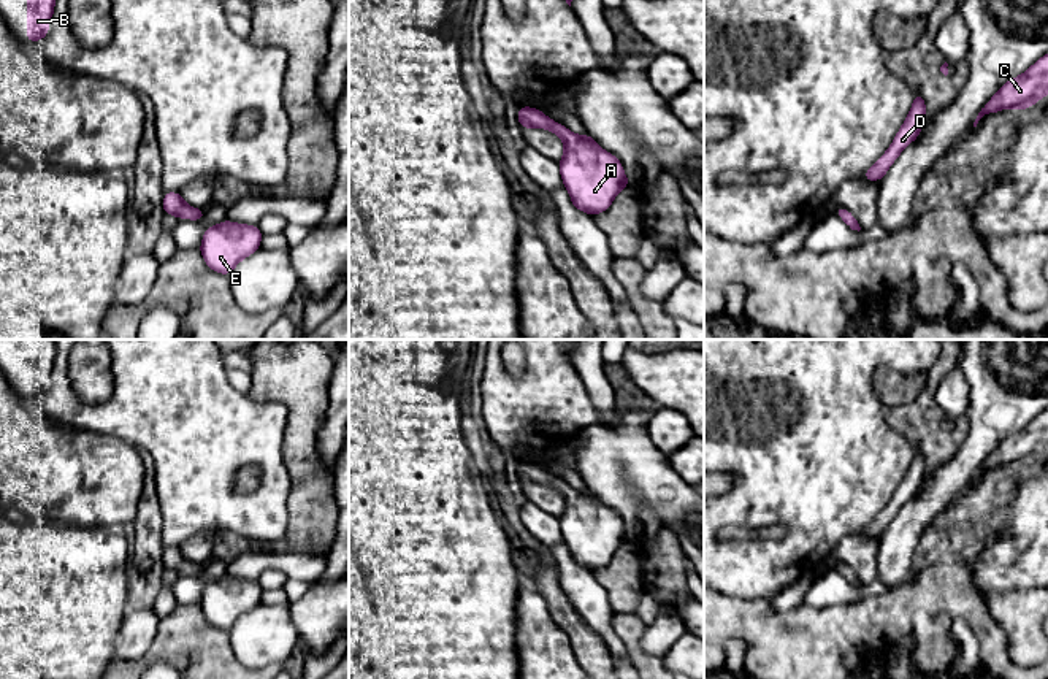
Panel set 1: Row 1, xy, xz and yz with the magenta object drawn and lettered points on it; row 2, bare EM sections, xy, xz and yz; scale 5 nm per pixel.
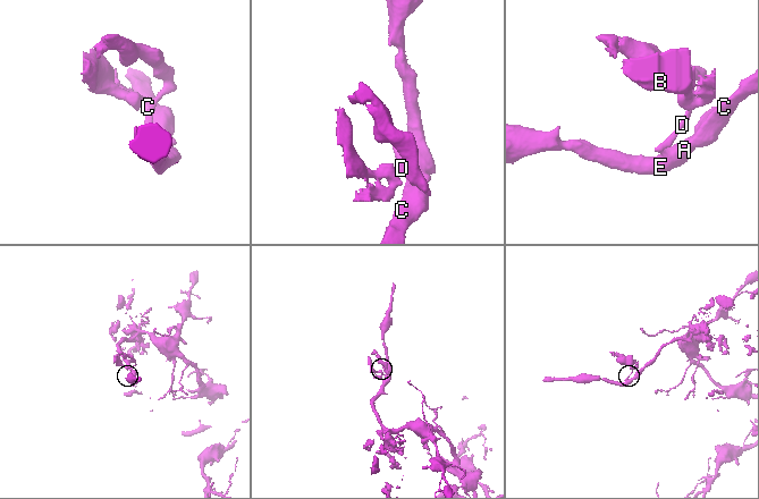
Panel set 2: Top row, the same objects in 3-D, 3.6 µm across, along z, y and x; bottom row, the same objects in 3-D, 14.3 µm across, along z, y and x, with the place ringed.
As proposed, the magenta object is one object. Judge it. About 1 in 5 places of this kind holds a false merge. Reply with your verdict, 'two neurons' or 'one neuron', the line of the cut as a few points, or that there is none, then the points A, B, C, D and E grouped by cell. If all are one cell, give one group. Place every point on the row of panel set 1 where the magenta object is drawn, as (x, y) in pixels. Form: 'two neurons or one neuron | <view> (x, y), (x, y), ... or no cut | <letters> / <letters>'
two neurons | xy (195, 208), (183, 218) | A C E / B D

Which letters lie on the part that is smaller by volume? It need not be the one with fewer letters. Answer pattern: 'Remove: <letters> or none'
Remove: B, D

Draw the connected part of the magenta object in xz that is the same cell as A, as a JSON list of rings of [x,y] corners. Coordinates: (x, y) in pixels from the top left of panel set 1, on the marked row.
[[[555,121],[545,122],[542,129],[563,140],[564,151],[558,167],[572,206],[590,216],[607,211],[614,198],[629,186],[622,162],[588,133],[576,135]]]

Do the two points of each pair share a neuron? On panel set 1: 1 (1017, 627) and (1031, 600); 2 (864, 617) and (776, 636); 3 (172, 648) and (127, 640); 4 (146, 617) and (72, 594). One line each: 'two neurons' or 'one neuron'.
1: one neuron
2: one neuron
3: two neurons
4: two neurons

